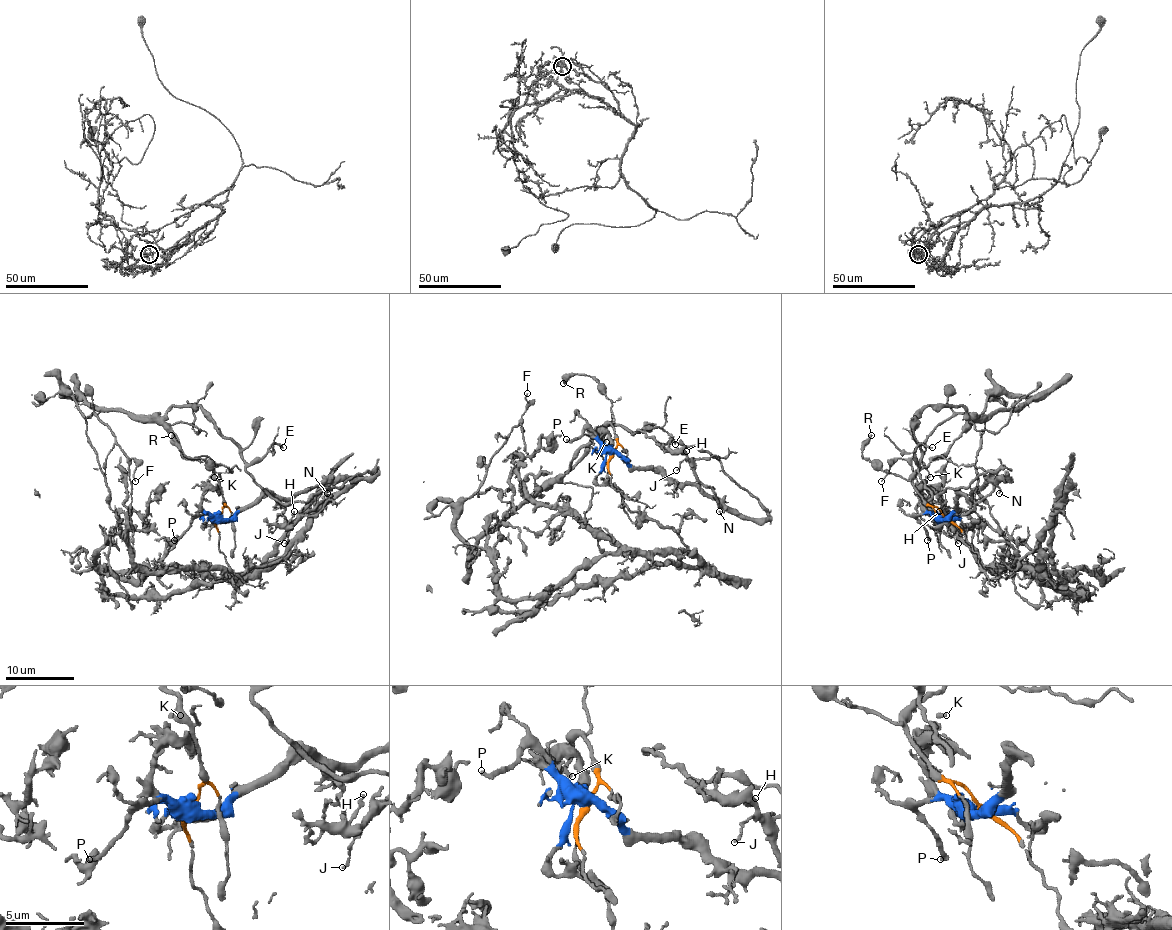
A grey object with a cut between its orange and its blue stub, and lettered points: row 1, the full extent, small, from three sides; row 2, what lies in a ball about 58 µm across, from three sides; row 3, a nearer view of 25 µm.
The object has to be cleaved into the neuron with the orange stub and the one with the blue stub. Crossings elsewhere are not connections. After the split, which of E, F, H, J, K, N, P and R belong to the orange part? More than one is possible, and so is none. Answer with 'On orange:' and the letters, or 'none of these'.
On orange: E, F, R

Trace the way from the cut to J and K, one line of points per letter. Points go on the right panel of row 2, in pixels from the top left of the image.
J: (942, 518), (961, 495), (971, 497), (990, 483), (992, 490), (973, 509), (949, 521), (947, 530), (958, 543)
K: (942, 518), (932, 514), (923, 504), (921, 485), (930, 476)

